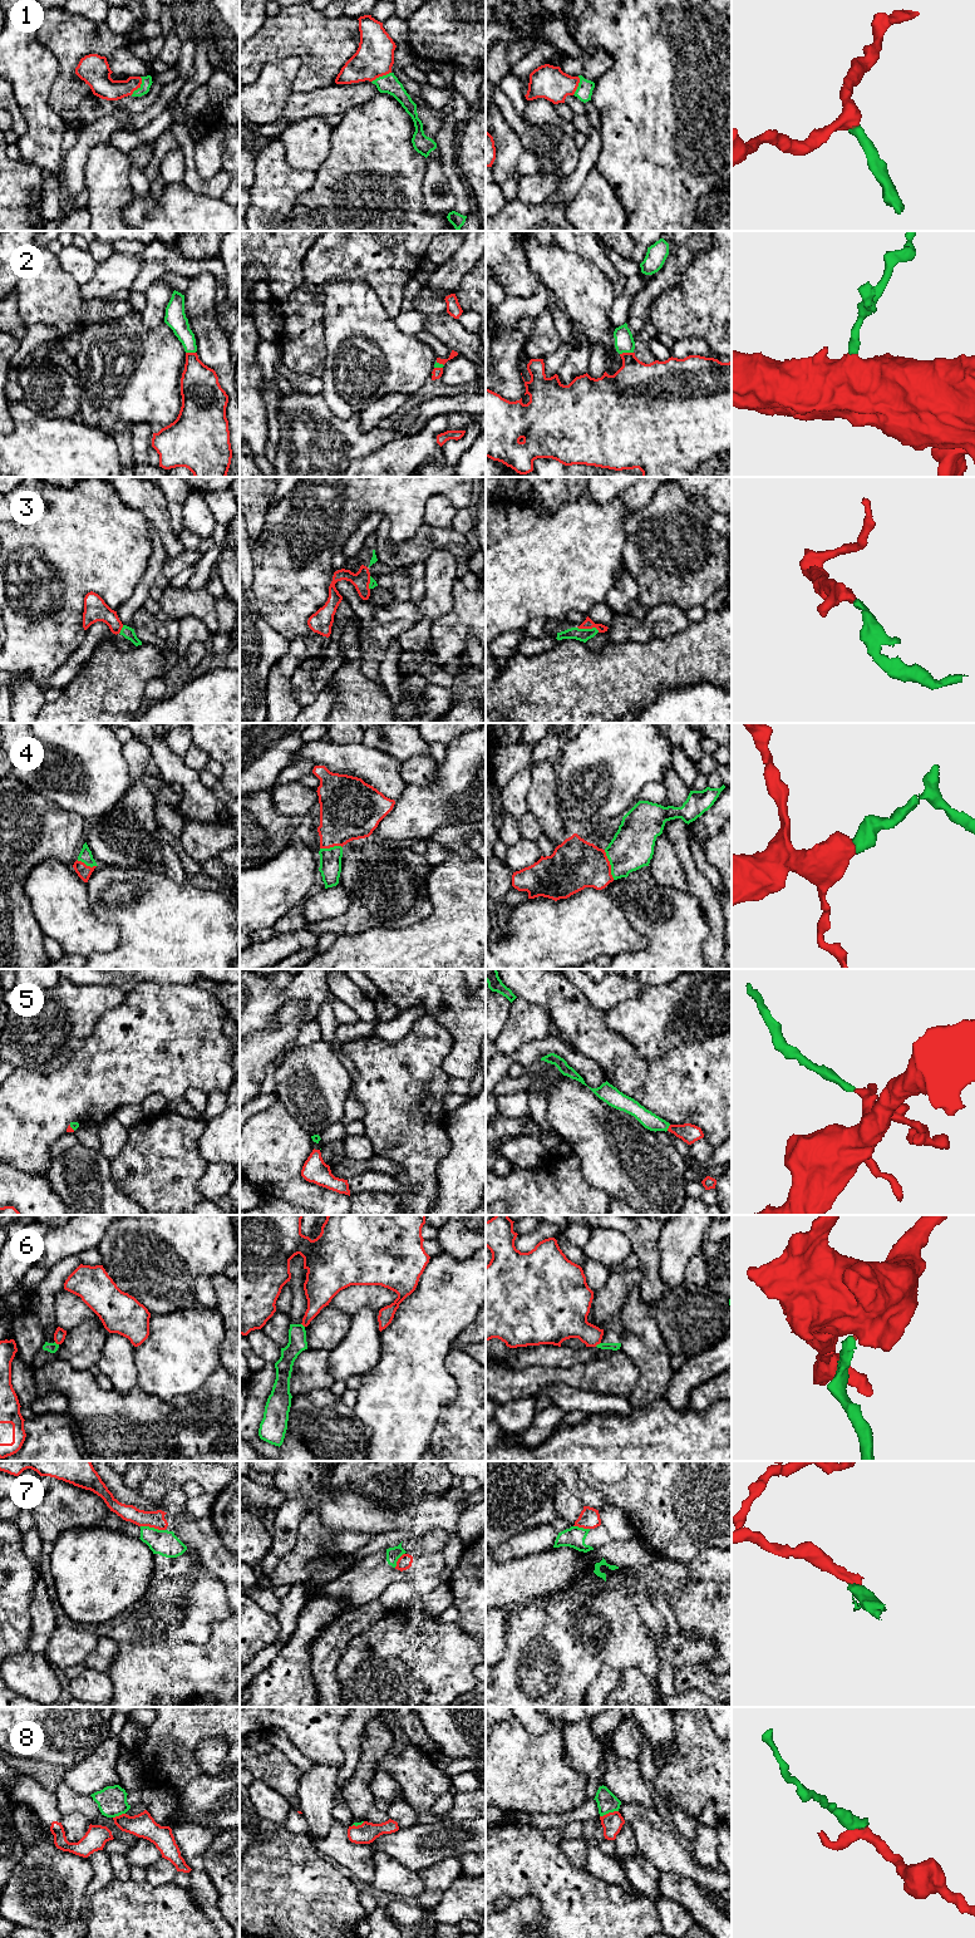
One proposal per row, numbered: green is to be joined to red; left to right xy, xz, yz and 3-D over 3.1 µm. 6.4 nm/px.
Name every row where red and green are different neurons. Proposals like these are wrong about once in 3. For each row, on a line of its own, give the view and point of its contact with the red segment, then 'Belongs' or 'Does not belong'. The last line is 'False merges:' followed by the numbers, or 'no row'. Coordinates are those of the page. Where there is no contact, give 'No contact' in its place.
1: Touches red at xy (139, 85). Belongs
2: Touches red at yz (626, 353). Belongs
3: Touches red at yz (589, 628). Belongs
4: Touches red at yz (610, 865). Belongs
5: Touches red at yz (669, 1127). Belongs
6: Touches red at yz (597, 1343). Does not belong
7: Touches red at xy (153, 1526). Does not belong
8: Touches red at yz (609, 1813). Does not belong
False merges: 6, 7, 8

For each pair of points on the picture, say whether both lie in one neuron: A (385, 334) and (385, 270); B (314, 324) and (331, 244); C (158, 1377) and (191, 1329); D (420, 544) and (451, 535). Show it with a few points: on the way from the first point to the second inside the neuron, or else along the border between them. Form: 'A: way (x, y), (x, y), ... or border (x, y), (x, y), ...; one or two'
A: border (369, 285), (375, 291), (384, 310), (393, 319); two
B: way (313, 304), (313, 284), (318, 267), (321, 264); one
C: way (168, 1366), (190, 1341); one
D: way (428, 539), (443, 537); one

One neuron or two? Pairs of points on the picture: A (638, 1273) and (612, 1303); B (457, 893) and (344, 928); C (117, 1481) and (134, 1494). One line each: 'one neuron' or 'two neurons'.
A: one neuron
B: two neurons
C: one neuron

